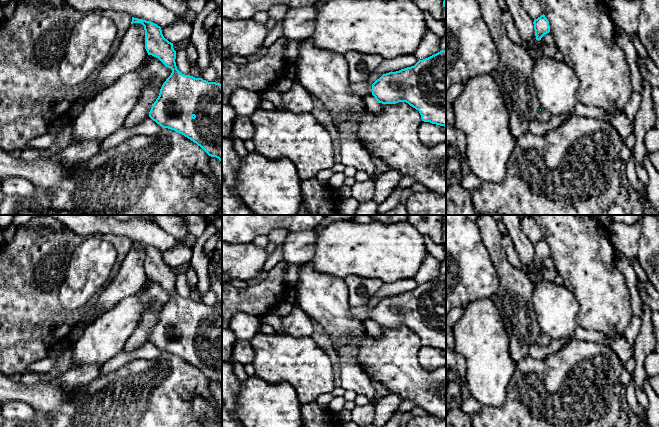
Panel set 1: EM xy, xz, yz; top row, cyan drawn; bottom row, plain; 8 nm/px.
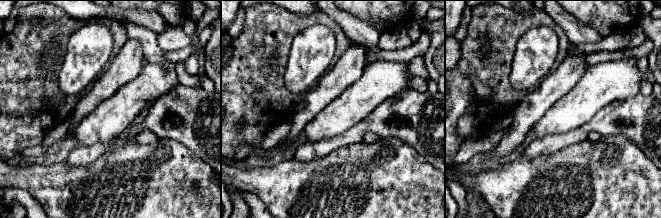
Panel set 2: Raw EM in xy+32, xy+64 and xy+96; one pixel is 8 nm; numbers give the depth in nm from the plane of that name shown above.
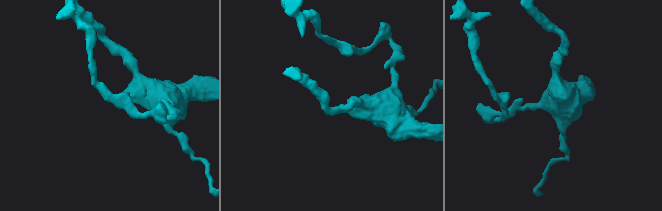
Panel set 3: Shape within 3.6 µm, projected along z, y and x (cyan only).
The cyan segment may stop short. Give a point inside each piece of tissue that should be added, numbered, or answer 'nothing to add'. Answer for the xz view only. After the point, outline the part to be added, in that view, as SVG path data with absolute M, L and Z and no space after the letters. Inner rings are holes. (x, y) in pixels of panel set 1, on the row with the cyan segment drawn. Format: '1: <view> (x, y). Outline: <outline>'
1: xz (362, 89). Outline: M368 82L351 83L350 91L354 95L364 97L372 94L372 84L369 84Z

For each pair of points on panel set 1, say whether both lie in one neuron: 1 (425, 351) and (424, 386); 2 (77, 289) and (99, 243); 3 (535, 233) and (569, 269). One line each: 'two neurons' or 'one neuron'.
1: two neurons
2: one neuron
3: two neurons

